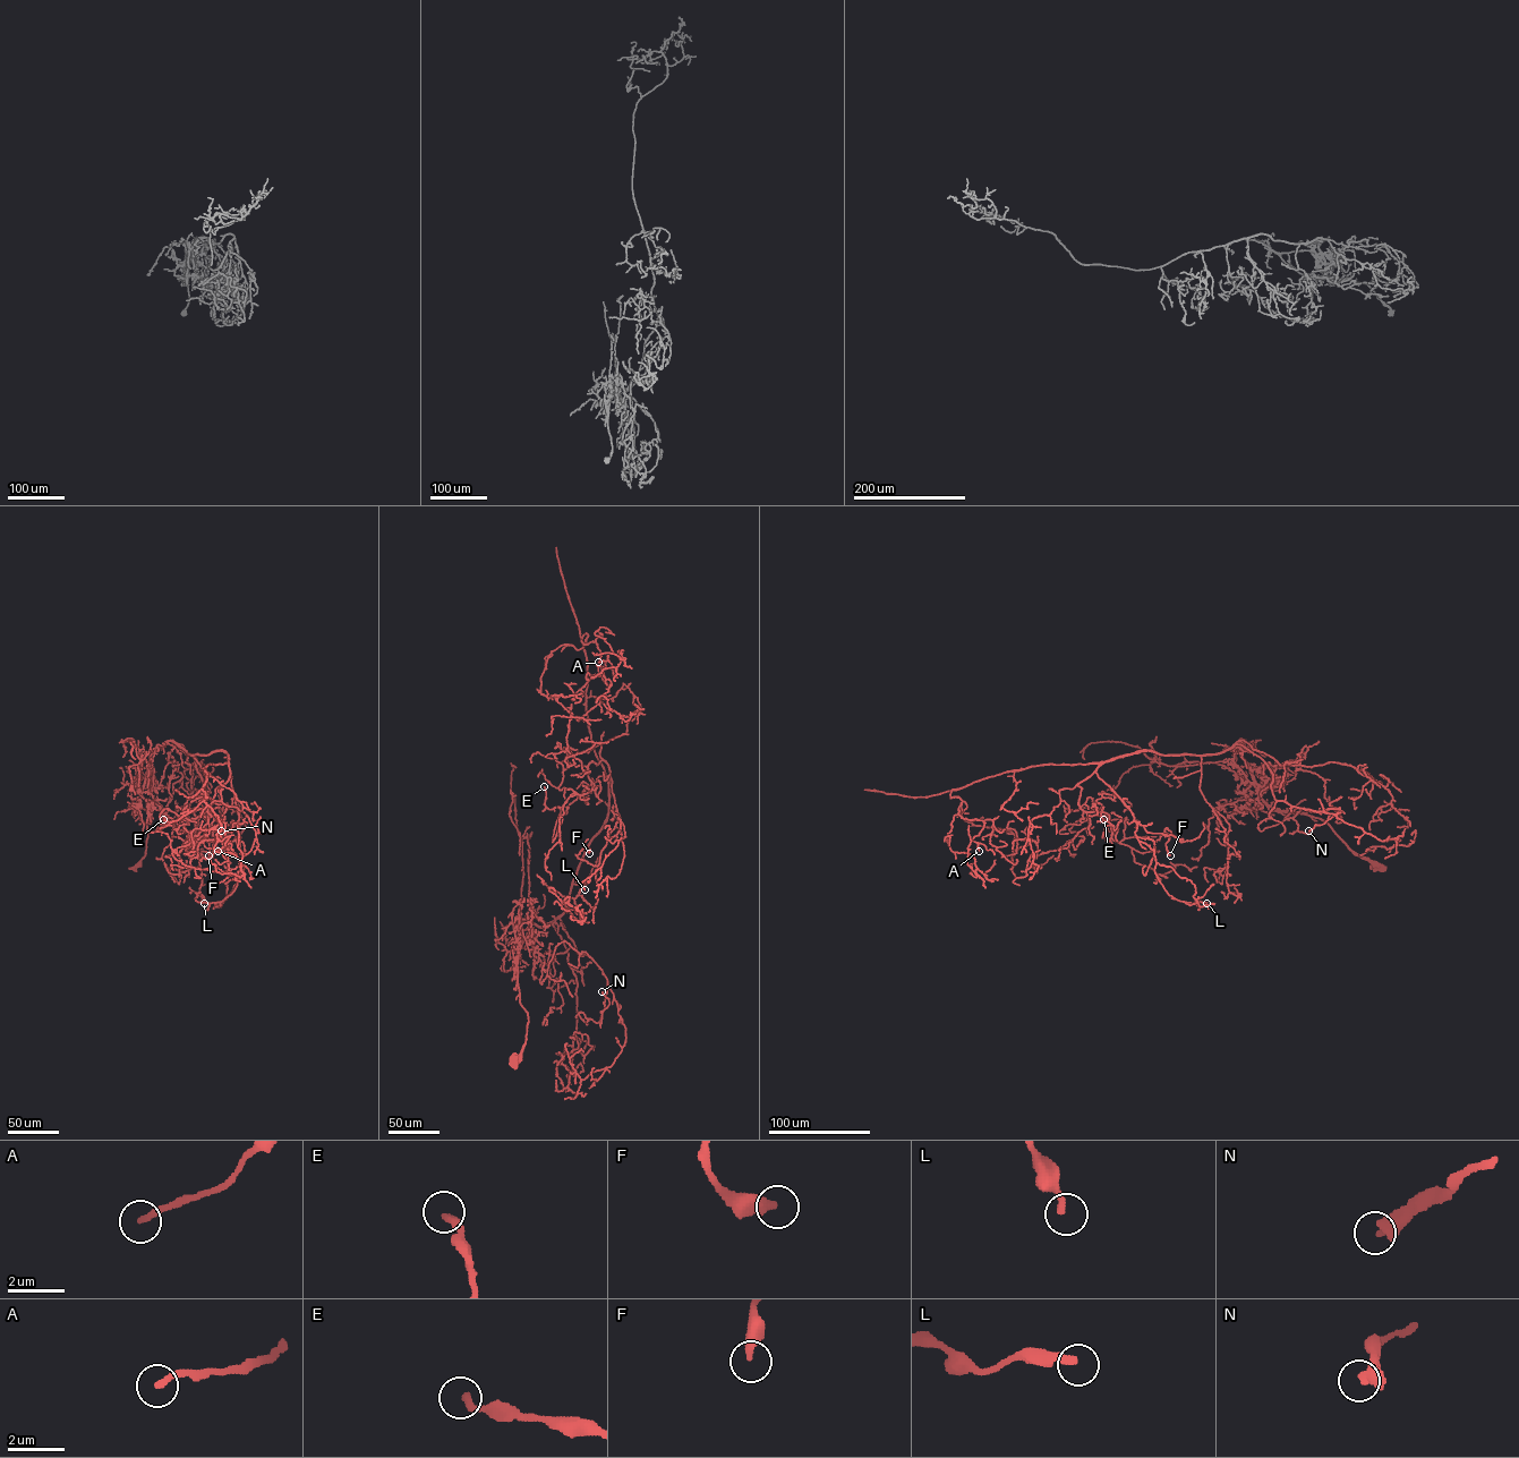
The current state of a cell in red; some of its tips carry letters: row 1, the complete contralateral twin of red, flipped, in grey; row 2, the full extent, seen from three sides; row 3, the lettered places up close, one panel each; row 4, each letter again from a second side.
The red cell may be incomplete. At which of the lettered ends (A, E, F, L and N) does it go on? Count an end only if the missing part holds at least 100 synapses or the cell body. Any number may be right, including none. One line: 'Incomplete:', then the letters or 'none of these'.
Incomplete: none of these

